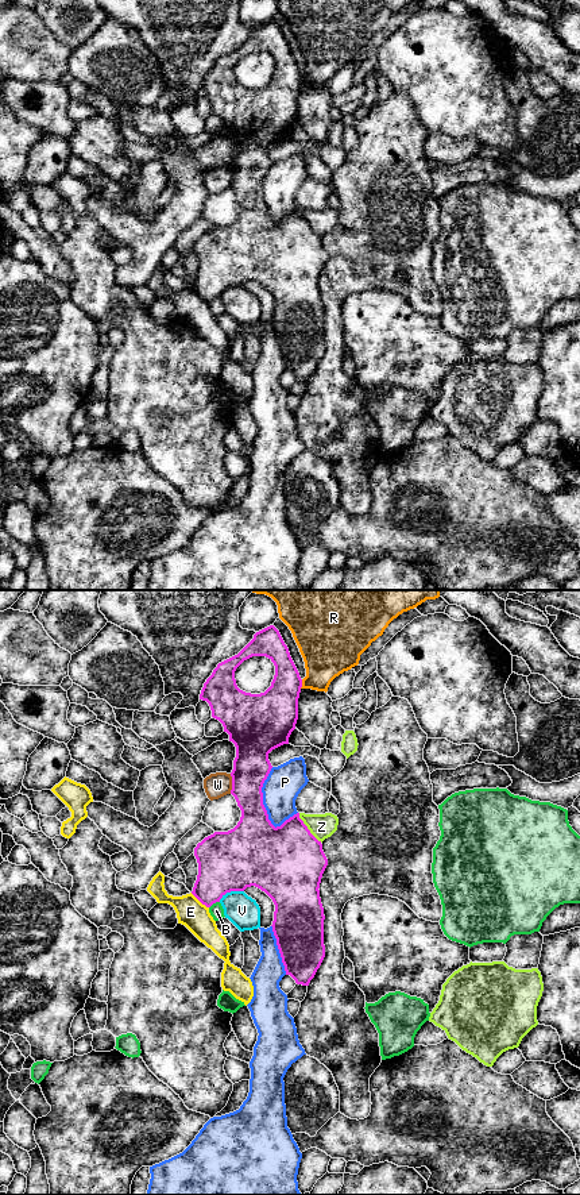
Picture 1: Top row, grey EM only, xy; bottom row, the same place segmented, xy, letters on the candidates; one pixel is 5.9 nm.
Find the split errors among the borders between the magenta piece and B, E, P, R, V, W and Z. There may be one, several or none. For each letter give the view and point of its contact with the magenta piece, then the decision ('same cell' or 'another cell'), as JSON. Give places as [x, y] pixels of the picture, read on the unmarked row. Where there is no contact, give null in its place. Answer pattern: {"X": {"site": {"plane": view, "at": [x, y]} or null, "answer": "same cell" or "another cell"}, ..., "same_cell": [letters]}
{"B": {"site": {"plane": "xy", "at": [213, 297]}, "answer": "another cell"}, "E": {"site": {"plane": "xy", "at": [200, 296]}, "answer": "another cell"}, "P": {"site": {"plane": "xy", "at": [262, 193]}, "answer": "another cell"}, "R": {"site": {"plane": "xy", "at": [301, 78]}, "answer": "another cell"}, "V": {"site": {"plane": "xy", "at": [231, 285]}, "answer": "another cell"}, "W": {"site": {"plane": "xy", "at": [232, 178]}, "answer": "another cell"}, "Z": {"site": {"plane": "xy", "at": [306, 223]}, "answer": "another cell"}, "same_cell": []}

